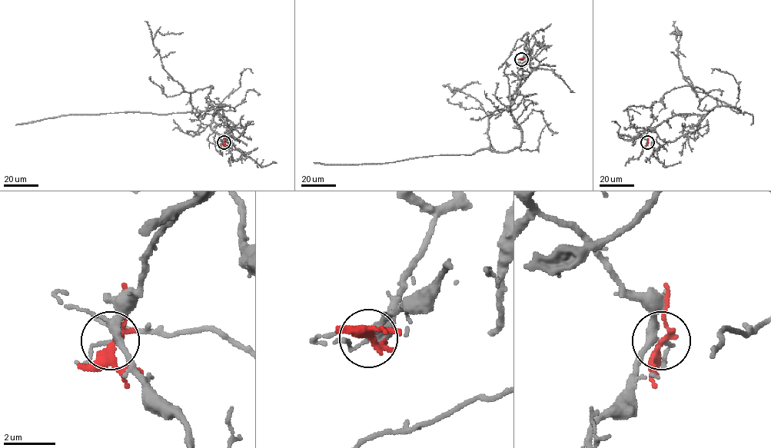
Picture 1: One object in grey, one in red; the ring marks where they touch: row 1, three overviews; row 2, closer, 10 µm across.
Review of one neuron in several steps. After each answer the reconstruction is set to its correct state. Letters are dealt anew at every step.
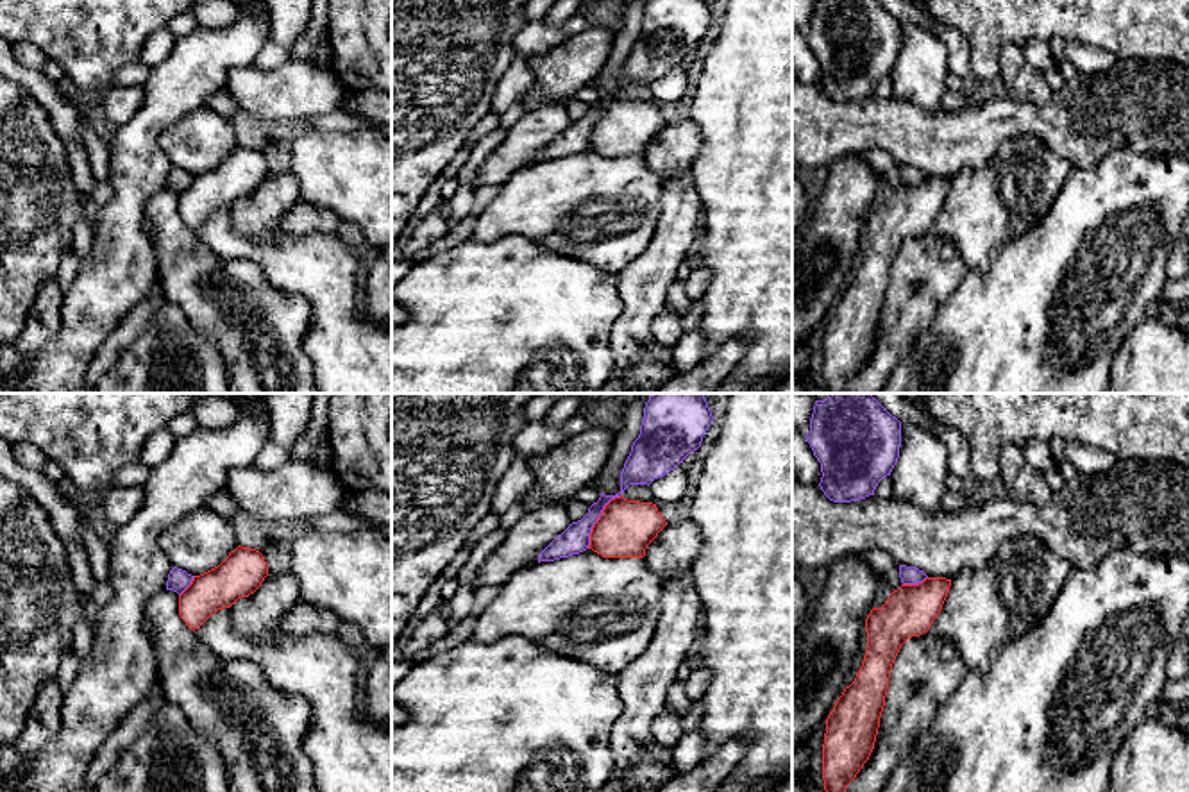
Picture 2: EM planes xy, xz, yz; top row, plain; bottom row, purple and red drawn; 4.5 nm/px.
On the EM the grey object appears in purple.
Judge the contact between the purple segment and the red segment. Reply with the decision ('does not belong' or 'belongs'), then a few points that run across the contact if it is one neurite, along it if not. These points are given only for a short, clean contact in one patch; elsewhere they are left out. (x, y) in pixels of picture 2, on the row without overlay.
does not belong; line xz (621, 93), (605, 106), (592, 127), (587, 147)

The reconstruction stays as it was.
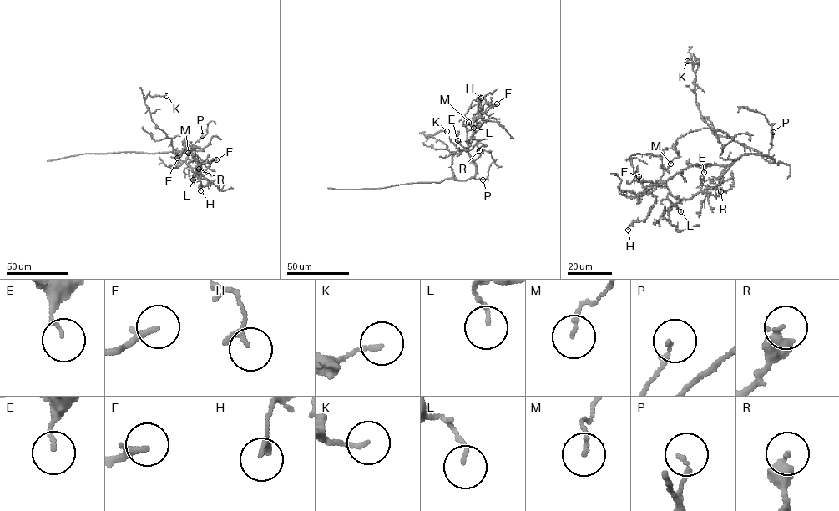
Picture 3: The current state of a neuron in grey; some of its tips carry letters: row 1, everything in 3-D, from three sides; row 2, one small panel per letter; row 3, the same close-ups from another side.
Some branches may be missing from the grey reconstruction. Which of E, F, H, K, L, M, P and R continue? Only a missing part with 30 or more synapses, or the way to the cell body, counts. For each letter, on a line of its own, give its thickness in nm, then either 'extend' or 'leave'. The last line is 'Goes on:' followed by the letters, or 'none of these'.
E: 110 nm | leave
F: 240 nm | leave
H: 170 nm | leave
K: 150 nm | leave
L: 100 nm | leave
M: 120 nm | leave
P: 170 nm | leave
R: 420 nm | leave
Goes on: none of these

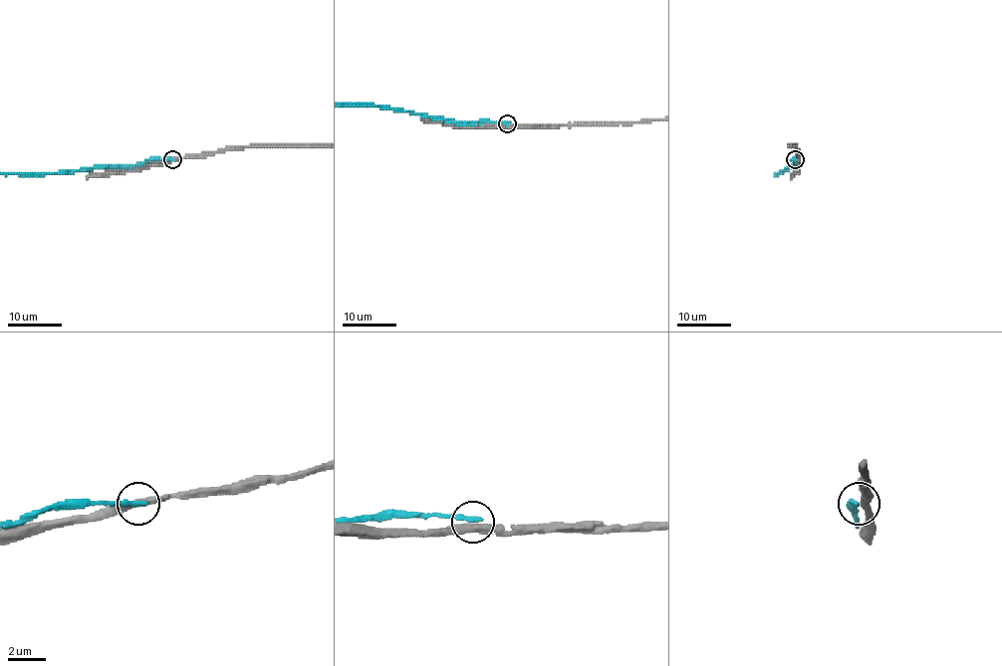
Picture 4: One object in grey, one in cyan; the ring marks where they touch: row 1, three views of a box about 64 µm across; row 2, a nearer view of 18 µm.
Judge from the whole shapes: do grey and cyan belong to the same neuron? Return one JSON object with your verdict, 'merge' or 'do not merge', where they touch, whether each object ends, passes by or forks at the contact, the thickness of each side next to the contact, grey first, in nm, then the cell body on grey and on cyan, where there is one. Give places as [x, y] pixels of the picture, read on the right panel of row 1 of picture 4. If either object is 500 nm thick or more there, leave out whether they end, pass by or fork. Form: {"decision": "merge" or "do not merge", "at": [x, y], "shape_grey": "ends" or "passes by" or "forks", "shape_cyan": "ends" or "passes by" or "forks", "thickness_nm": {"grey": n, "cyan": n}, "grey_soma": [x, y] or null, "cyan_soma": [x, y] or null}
{"decision": "do not merge", "at": [795, 159], "shape_grey": "passes by", "shape_cyan": "ends", "thickness_nm": {"grey": 360, "cyan": 240}, "grey_soma": null, "cyan_soma": null}

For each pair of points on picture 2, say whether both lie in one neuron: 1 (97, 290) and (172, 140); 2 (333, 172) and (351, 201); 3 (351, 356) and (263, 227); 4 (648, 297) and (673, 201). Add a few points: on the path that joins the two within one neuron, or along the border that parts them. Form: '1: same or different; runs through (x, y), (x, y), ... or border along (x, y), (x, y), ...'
1: different; border along (185, 117), (160, 138), (160, 151), (172, 165)
2: same; runs through (340, 179), (351, 193)
3: different; border along (233, 224), (265, 242), (283, 229)
4: same; runs through (651, 274), (673, 242), (673, 224)

